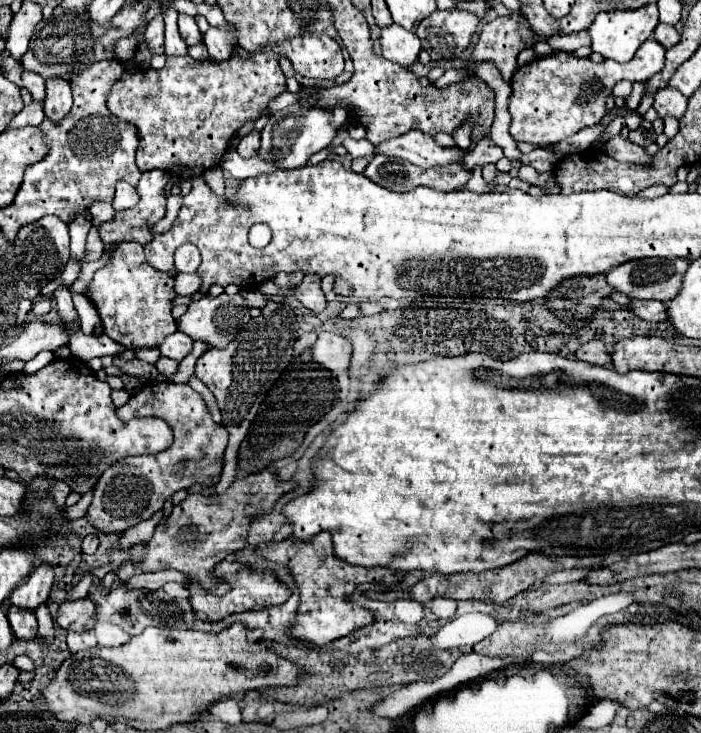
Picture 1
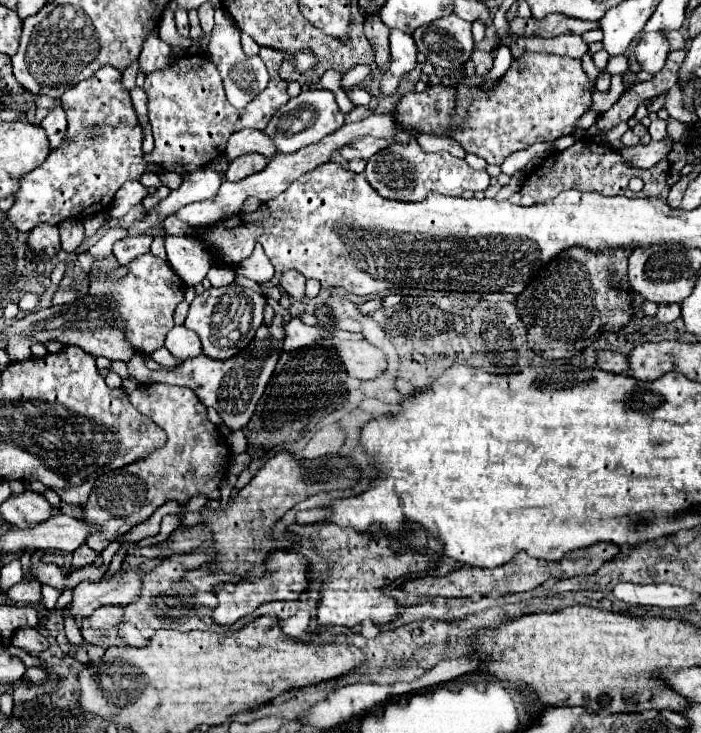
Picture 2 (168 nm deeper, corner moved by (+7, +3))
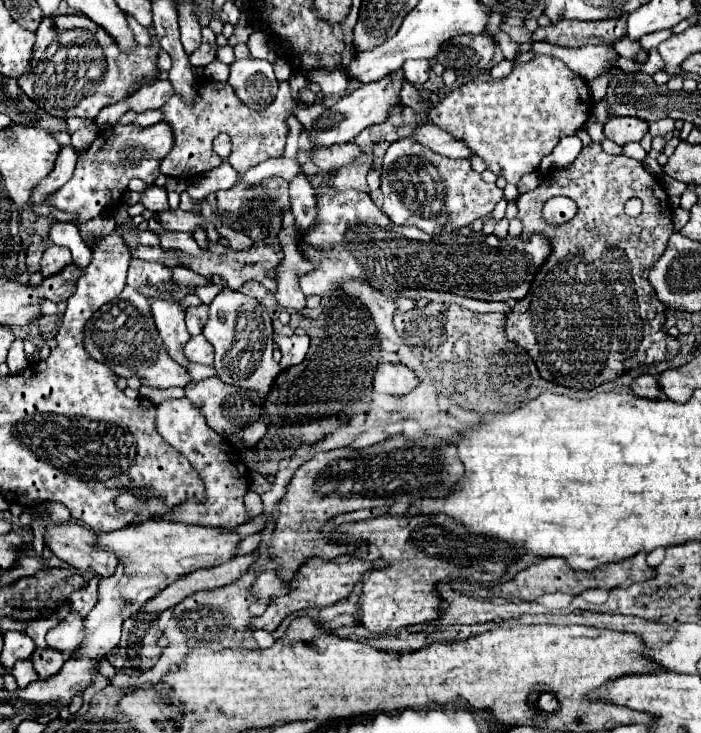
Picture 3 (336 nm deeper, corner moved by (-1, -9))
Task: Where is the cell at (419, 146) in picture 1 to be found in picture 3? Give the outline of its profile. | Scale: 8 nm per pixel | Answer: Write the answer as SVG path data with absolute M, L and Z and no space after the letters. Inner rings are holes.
M332 144L332 146L318 146L308 150L310 152L310 160L322 170L322 172L330 172L330 170L338 170L342 166L348 166L350 162L354 162L360 156L360 148L356 144Z

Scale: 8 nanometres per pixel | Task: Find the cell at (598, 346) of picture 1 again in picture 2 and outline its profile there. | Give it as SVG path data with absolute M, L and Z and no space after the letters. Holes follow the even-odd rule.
M598 350L596 352L596 368L614 372L614 374L624 374L628 370L628 362L624 354L610 352L610 350Z

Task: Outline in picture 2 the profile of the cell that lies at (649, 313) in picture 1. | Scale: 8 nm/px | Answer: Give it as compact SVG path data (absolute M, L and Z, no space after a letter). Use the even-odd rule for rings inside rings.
M658 304L658 322L674 322L680 316L680 304Z

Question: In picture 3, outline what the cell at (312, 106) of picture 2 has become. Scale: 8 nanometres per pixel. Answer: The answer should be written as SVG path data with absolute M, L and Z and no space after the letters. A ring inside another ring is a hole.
M402 68L384 76L378 82L370 82L364 86L358 86L354 92L350 92L346 98L338 100L332 108L328 108L316 122L318 130L310 134L312 146L330 146L330 144L340 144L340 142L350 142L354 136L358 136L364 128L382 124L388 120L390 108L400 106L400 90L404 82L404 72Z

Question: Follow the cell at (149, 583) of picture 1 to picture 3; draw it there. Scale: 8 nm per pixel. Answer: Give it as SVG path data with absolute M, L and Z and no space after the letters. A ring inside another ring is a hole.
M266 570L266 572L262 572L258 576L254 586L250 588L250 594L254 598L268 598L268 600L272 600L272 598L278 598L278 596L286 596L288 588L290 588L290 584L284 582L276 574L276 570Z

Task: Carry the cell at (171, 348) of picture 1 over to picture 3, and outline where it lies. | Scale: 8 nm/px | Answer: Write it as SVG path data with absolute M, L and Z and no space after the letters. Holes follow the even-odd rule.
M200 334L190 338L190 342L184 348L184 354L190 362L200 362L200 364L212 364L214 360L214 348L212 344Z

